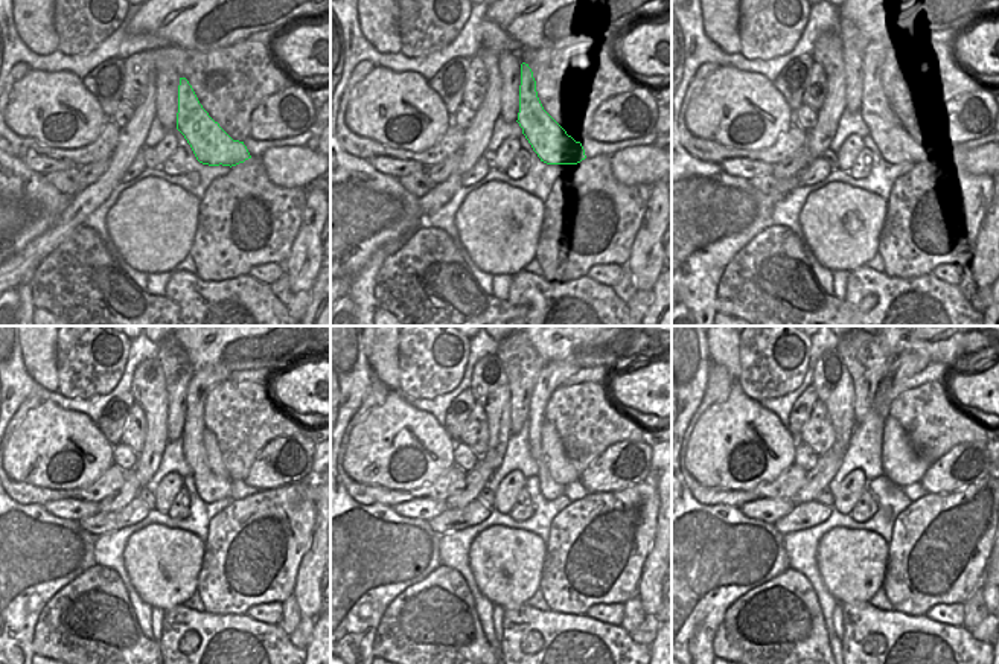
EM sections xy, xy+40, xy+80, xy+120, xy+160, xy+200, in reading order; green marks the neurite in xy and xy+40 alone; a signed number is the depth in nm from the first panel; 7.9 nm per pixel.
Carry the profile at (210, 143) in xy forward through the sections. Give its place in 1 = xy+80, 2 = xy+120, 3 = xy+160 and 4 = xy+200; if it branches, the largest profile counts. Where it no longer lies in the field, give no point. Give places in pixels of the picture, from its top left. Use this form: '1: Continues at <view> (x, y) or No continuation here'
1: Continues at xy+80 (894, 143)
2: Continues at xy+120 (210, 488)
3: Continues at xy+160 (555, 373)
4: Continues at xy+200 (906, 364)

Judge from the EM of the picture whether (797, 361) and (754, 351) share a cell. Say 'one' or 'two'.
one

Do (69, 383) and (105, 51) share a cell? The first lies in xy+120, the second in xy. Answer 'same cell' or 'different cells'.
different cells

